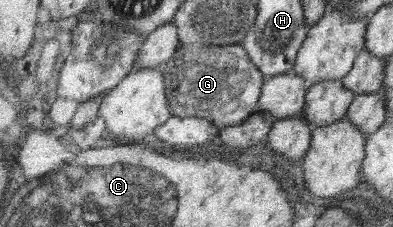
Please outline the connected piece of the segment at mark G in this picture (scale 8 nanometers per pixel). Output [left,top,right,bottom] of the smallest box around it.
[162,44,266,130]

